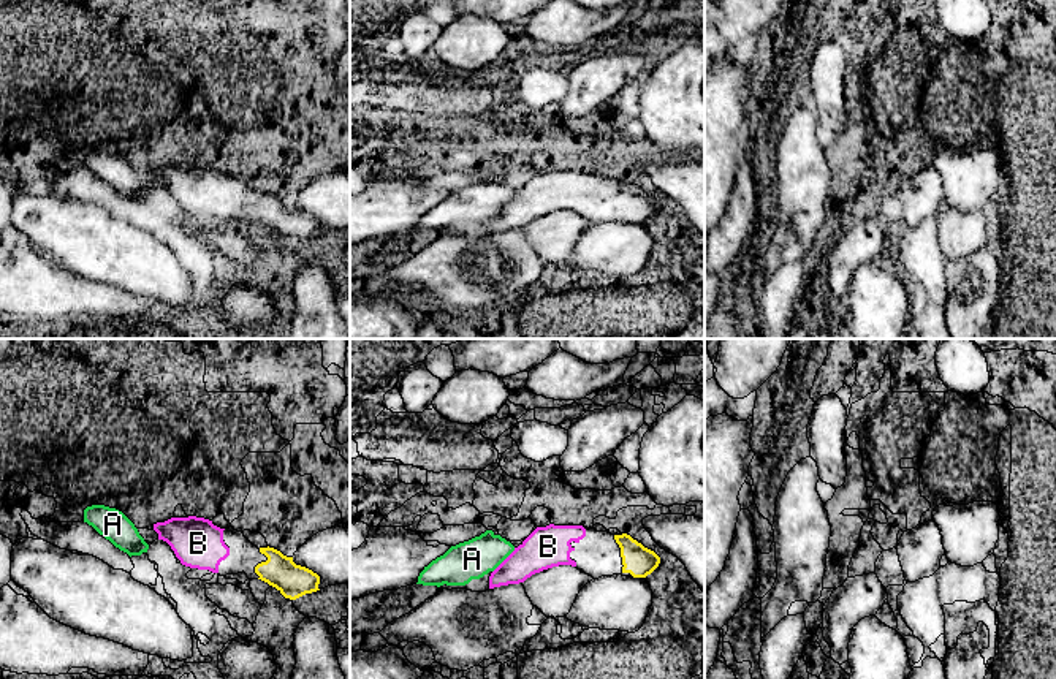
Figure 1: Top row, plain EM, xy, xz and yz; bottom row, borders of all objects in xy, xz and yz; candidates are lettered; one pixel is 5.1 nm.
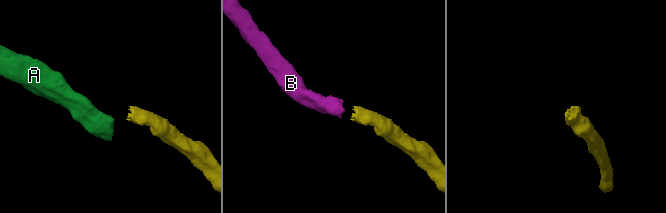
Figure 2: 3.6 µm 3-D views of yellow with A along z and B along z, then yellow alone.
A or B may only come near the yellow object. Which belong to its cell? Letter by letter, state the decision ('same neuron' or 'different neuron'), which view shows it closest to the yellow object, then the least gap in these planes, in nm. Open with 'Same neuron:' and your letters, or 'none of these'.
Same neuron: B
A: different neuron; view xz; gap 500 nm
B: same neuron; view xy; gap 150 nm

